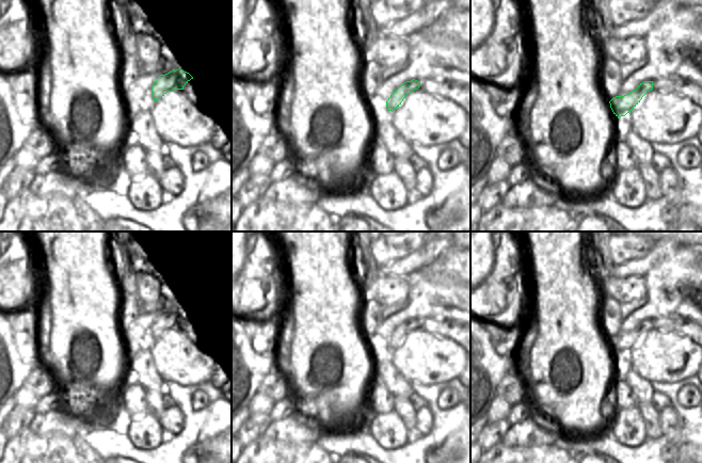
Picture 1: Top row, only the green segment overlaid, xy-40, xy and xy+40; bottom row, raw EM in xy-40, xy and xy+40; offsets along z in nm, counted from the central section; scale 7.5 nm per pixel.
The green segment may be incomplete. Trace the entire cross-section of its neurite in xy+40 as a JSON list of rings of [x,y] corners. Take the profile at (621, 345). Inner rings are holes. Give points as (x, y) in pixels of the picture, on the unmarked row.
[[[643,320],[628,333],[613,336],[609,340],[613,353],[618,357],[625,355],[640,341],[642,336],[652,329],[653,320]]]

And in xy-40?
[[[180,307],[176,309],[173,308],[165,314],[160,314],[151,325],[154,340],[162,337],[167,331],[172,331],[174,329],[184,329],[184,325],[191,318],[193,318],[193,316]]]

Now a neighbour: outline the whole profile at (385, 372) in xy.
[[[392,350],[376,354],[376,380],[380,381],[395,397],[410,399],[414,393],[411,382],[394,366],[390,360]]]

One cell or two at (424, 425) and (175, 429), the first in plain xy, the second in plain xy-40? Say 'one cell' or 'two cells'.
one cell

